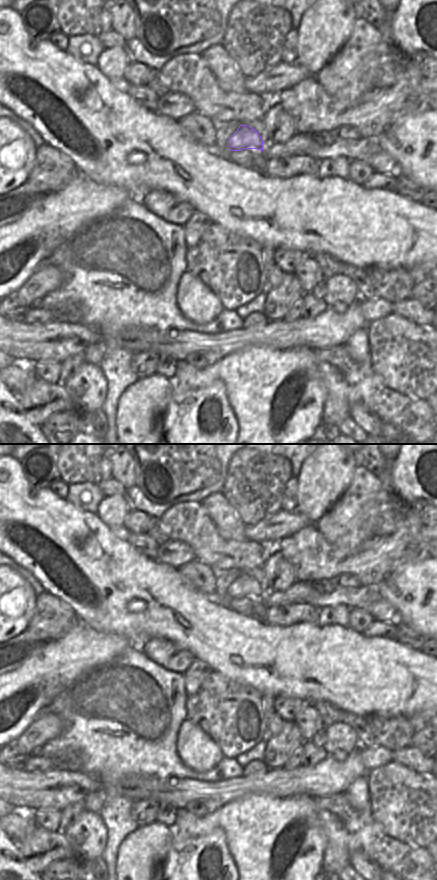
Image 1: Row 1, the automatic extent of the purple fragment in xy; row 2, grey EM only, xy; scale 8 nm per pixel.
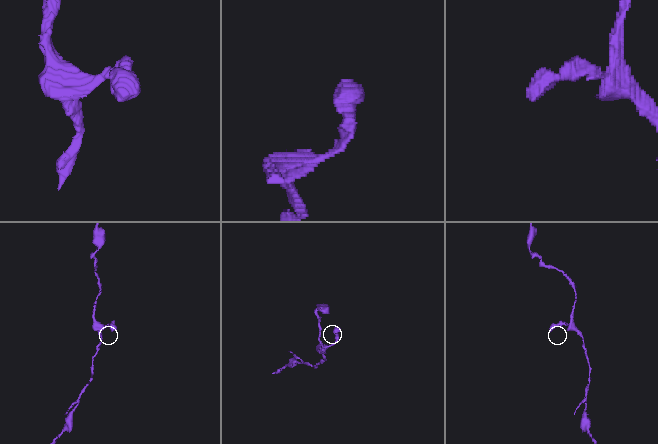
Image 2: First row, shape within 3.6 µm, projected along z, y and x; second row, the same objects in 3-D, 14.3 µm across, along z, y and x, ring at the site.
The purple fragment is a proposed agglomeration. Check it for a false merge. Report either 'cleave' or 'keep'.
keep

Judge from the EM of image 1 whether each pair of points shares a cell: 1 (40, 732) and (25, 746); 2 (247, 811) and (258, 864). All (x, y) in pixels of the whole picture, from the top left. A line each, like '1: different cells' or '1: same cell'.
1: same cell
2: same cell

